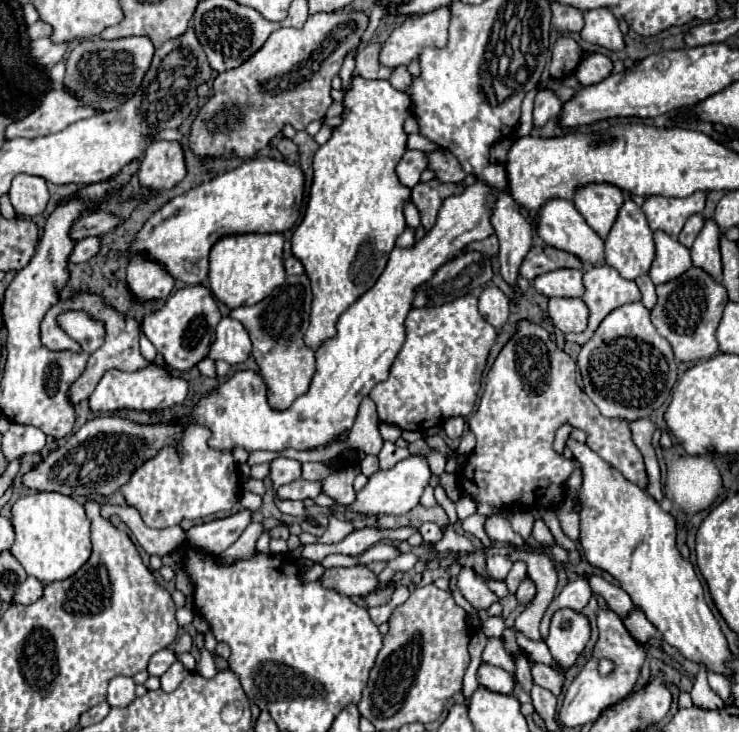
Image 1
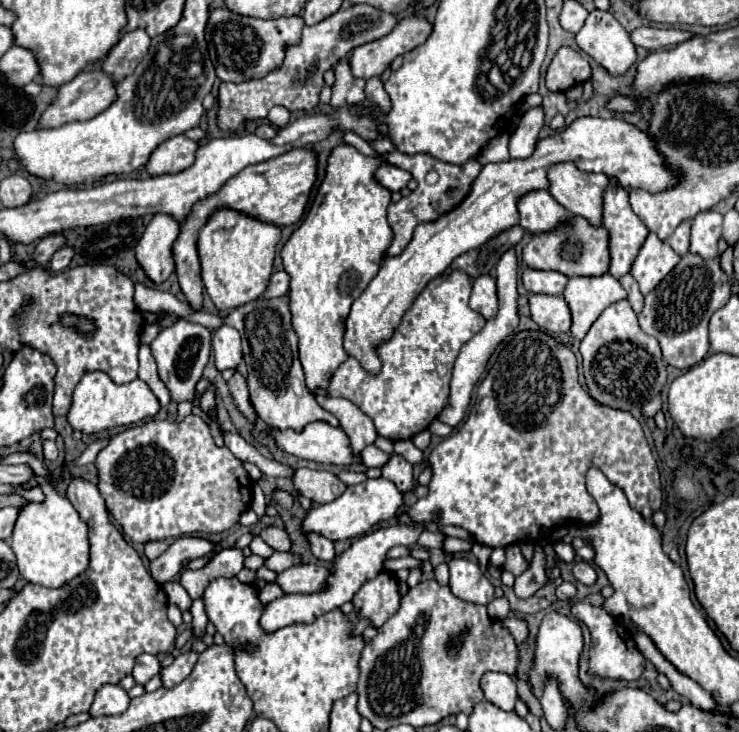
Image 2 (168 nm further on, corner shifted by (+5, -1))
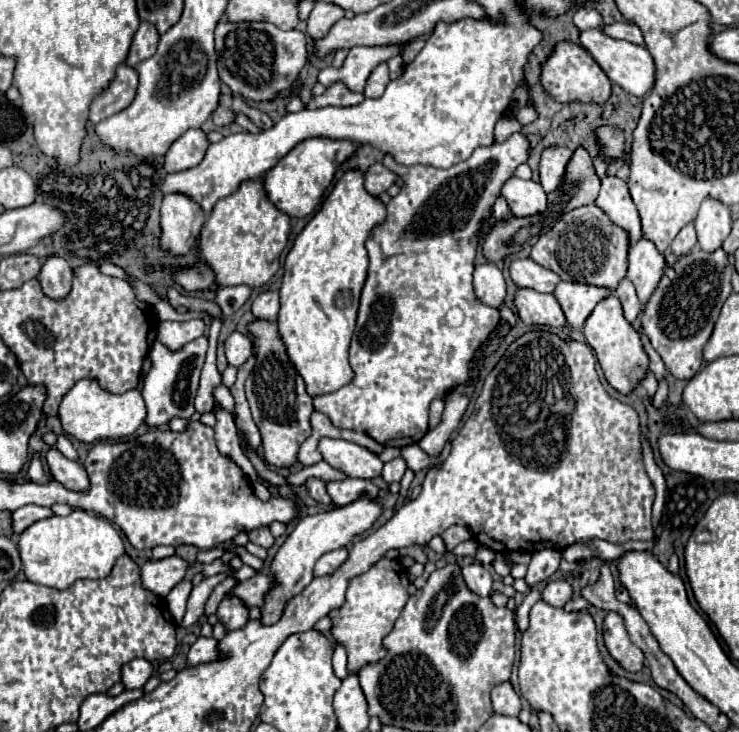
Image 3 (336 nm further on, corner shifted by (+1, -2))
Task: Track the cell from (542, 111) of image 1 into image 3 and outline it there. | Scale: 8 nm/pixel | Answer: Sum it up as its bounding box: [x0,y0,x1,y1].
[314,132,530,448]

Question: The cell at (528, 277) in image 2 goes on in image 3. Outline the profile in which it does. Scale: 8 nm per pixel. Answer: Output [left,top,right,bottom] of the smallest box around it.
[510,260,560,294]

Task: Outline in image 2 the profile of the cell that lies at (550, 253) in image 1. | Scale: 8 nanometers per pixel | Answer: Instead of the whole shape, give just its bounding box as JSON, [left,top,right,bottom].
[524,217,610,277]

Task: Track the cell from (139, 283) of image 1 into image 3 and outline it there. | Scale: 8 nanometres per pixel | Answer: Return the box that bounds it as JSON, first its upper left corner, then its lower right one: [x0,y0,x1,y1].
[160,194,204,256]

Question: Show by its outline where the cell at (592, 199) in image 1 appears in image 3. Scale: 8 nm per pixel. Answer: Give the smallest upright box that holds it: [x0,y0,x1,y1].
[540,148,572,194]

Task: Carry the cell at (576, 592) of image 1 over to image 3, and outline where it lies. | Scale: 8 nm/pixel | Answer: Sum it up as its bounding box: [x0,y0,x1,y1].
[542,580,572,608]

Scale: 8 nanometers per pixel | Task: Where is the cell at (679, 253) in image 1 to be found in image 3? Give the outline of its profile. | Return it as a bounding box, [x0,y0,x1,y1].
[626,238,666,302]

